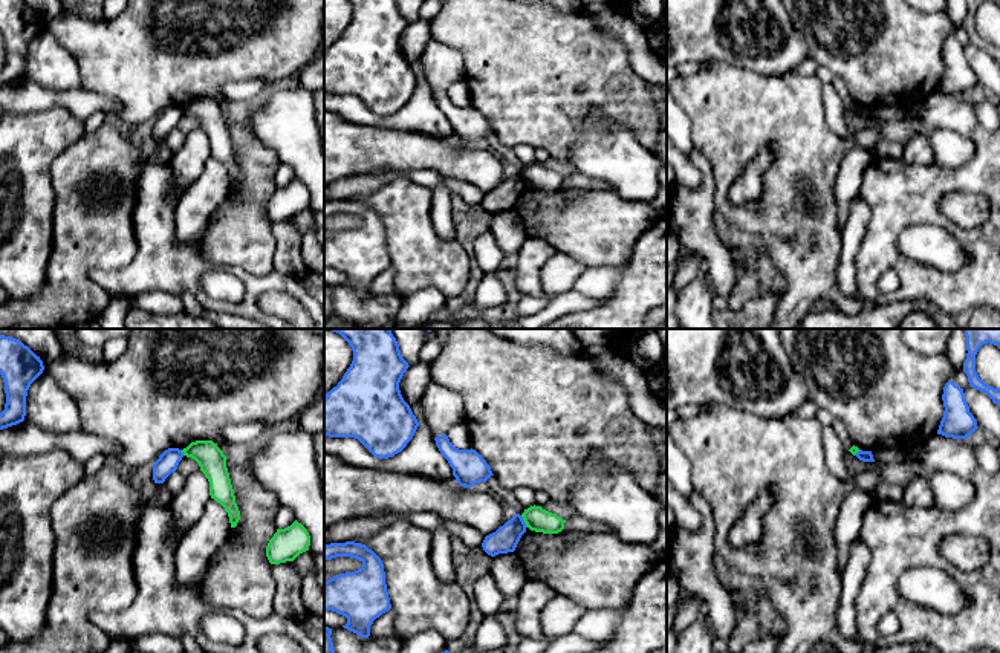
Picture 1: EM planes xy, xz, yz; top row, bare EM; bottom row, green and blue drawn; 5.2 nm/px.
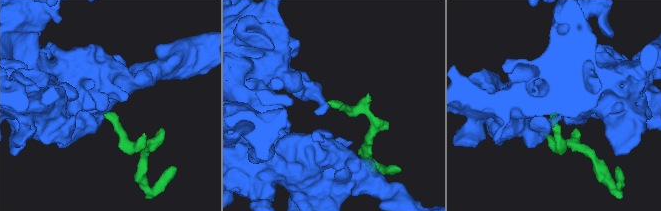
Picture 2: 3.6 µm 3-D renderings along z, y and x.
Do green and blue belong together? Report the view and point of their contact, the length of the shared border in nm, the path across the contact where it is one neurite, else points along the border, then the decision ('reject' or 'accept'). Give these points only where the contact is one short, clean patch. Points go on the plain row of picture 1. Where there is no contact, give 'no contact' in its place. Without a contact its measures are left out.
contact xz (525, 179); length 80 nm; border xz (520, 173), (528, 184); reject

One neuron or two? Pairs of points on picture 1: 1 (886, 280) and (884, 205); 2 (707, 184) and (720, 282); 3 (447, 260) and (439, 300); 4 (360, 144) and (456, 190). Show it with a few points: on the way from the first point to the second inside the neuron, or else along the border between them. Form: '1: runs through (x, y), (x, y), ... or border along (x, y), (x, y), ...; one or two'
1: border along (892, 268), (898, 285), (884, 294); two
2: runs through (704, 208), (704, 239), (719, 257); one
3: border along (445, 295), (435, 288), (421, 288), (405, 297); two
4: border along (392, 168), (433, 168), (448, 178); two

